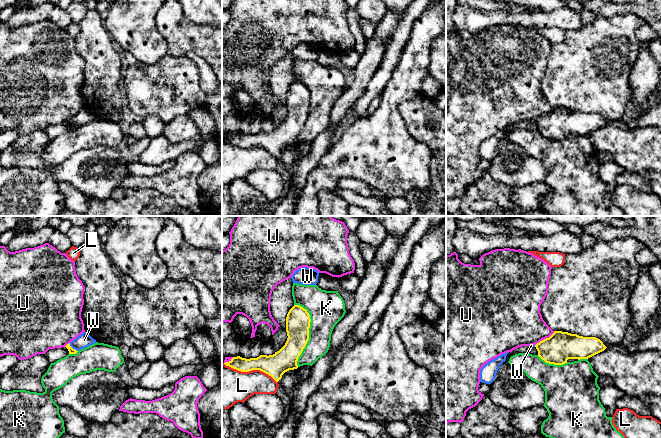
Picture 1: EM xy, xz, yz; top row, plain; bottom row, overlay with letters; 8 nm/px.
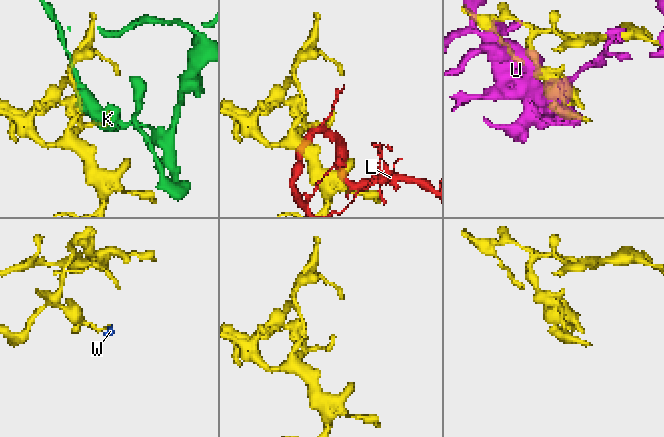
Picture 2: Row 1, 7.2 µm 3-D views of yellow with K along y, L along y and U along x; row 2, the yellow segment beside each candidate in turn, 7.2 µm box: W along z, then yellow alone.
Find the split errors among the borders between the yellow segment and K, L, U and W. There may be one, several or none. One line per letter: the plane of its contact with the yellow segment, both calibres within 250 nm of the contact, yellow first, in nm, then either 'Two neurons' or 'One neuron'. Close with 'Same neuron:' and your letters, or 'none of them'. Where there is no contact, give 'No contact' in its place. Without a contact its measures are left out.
K: Touches yellow in xz. Thickness 190 nm (yellow) against 280 nm. Two neurons
L: Touches yellow in xz. Thickness 180 nm (yellow) against 320 nm. Two neurons
U: Touches yellow in yz. Thickness 240 nm (yellow) against 380 nm. Two neurons
W: Touches yellow in xy. Thickness 50 nm (yellow) against 120 nm. Two neurons
Same neuron: none of them

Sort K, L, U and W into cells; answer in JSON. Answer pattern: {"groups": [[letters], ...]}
{"groups": [["K"], ["L"], ["U"], ["W"]]}

